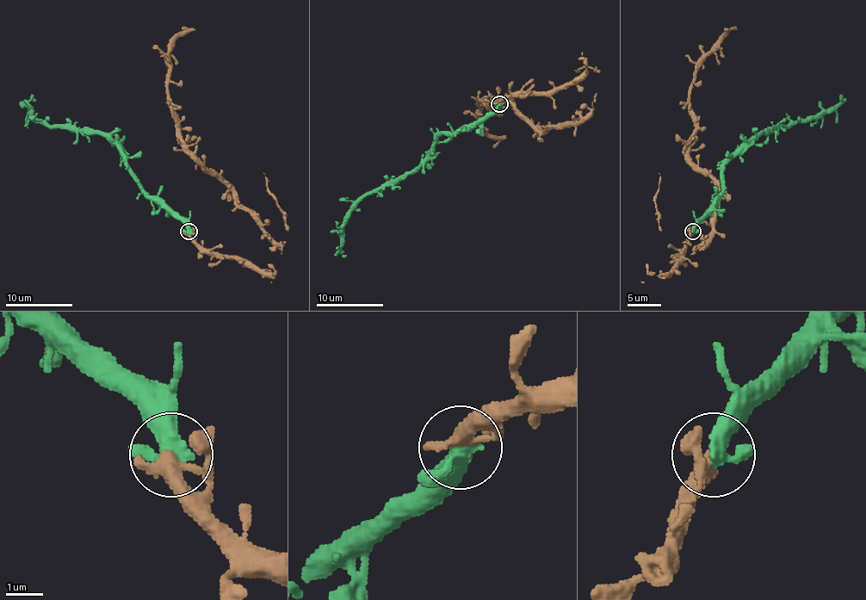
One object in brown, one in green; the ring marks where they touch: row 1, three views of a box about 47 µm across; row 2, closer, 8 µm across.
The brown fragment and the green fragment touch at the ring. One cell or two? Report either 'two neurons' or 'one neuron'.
one neuron

